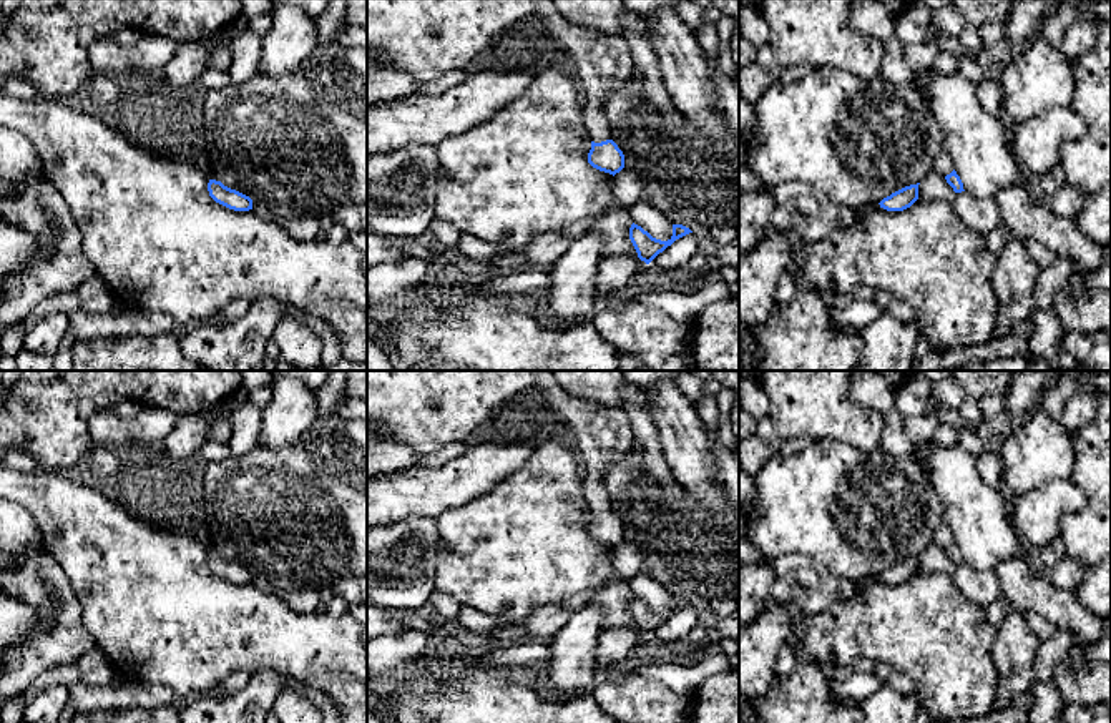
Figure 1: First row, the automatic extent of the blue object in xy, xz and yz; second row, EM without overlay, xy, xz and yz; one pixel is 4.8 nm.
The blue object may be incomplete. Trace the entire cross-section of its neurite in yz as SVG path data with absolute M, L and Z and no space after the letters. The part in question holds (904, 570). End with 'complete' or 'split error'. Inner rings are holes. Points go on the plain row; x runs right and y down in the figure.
M918 557L905 558L890 568L883 570L879 577L887 583L903 583L918 572Z | complete

